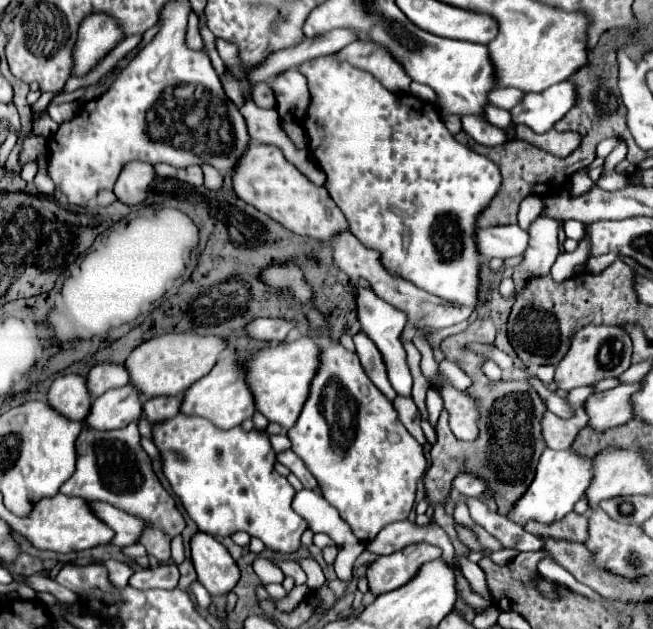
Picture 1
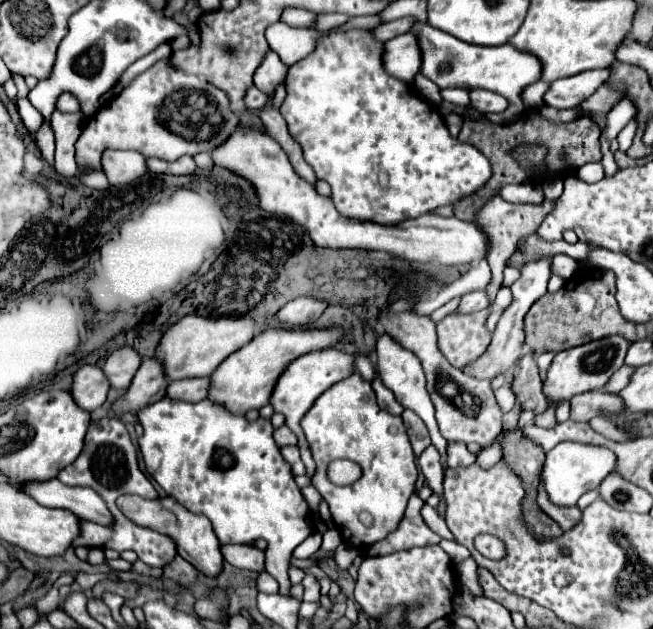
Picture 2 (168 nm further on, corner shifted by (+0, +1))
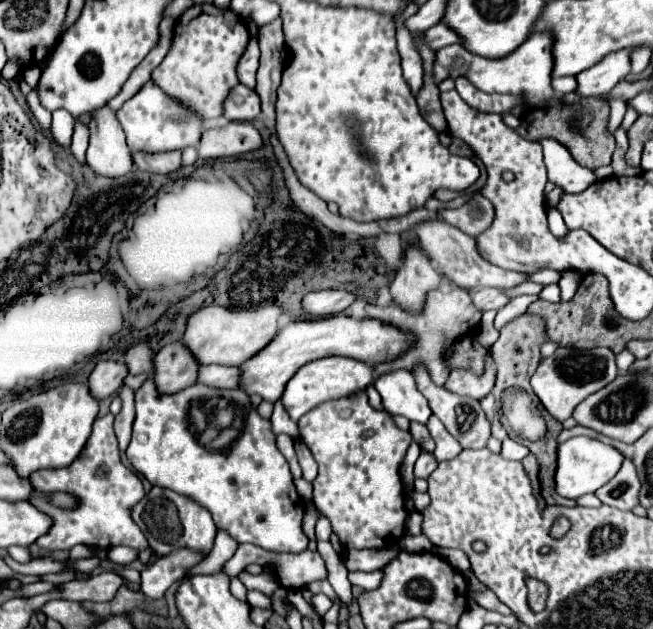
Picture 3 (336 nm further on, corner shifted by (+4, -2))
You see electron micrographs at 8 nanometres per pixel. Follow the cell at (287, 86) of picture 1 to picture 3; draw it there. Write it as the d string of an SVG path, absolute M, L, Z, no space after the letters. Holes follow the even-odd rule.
M252 38L248 42L246 52L242 54L240 62L238 62L238 80L242 84L246 84L248 88L256 86L256 70L258 70L258 58L260 58L260 48L258 48L258 40Z

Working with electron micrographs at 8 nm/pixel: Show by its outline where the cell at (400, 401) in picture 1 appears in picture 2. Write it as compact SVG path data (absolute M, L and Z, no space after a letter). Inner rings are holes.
M404 409L402 419L404 419L404 425L406 425L406 429L408 429L408 437L410 437L410 441L412 441L414 455L418 457L418 455L430 445L428 429L426 429L426 425L422 423L422 419L420 419L414 411L410 411L410 409Z

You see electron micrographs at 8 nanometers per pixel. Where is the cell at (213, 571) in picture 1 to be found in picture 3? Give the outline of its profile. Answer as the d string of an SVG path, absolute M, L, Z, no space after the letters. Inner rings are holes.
M154 486L148 492L148 498L150 500L142 500L134 506L132 518L144 532L156 556L164 556L172 552L174 548L194 548L194 550L204 550L204 552L212 550L214 536L216 536L216 524L204 506L200 506L188 496L182 496L182 494L176 494L172 490L158 488L158 486Z

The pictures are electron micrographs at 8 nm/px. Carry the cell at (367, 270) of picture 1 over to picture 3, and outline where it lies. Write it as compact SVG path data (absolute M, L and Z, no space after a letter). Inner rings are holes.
M478 288L472 292L472 298L474 298L474 306L478 306L478 310L482 310L482 312L500 310L510 302L506 292L498 290L498 288Z

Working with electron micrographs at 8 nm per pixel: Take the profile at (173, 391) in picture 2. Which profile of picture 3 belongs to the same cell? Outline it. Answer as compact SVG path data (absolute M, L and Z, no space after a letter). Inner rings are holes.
M202 366L198 382L206 382L208 386L214 388L238 388L240 386L240 374L242 370L236 366Z

